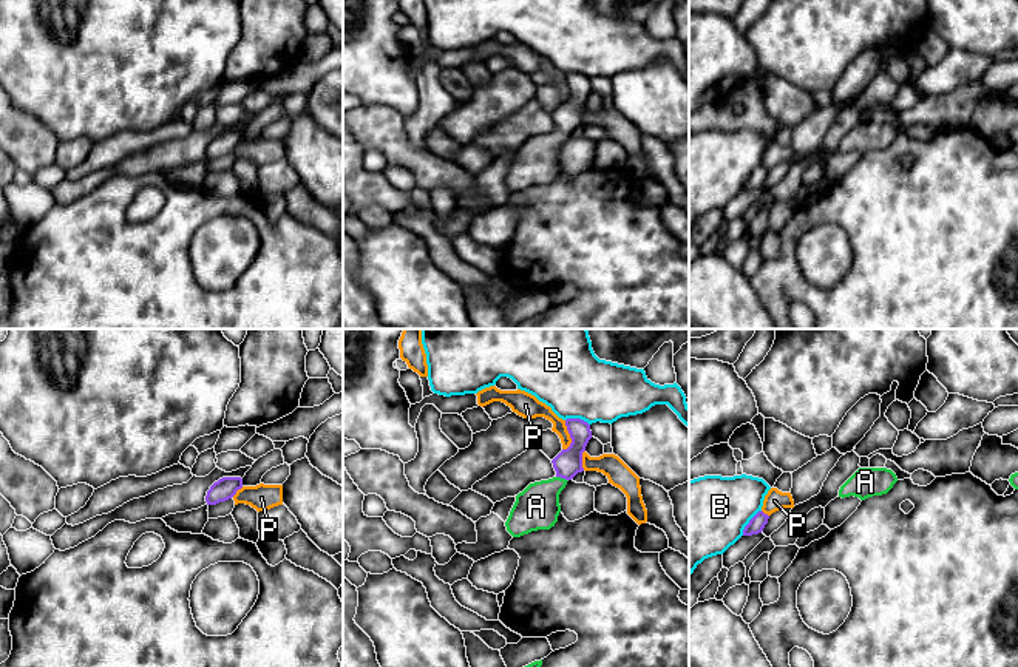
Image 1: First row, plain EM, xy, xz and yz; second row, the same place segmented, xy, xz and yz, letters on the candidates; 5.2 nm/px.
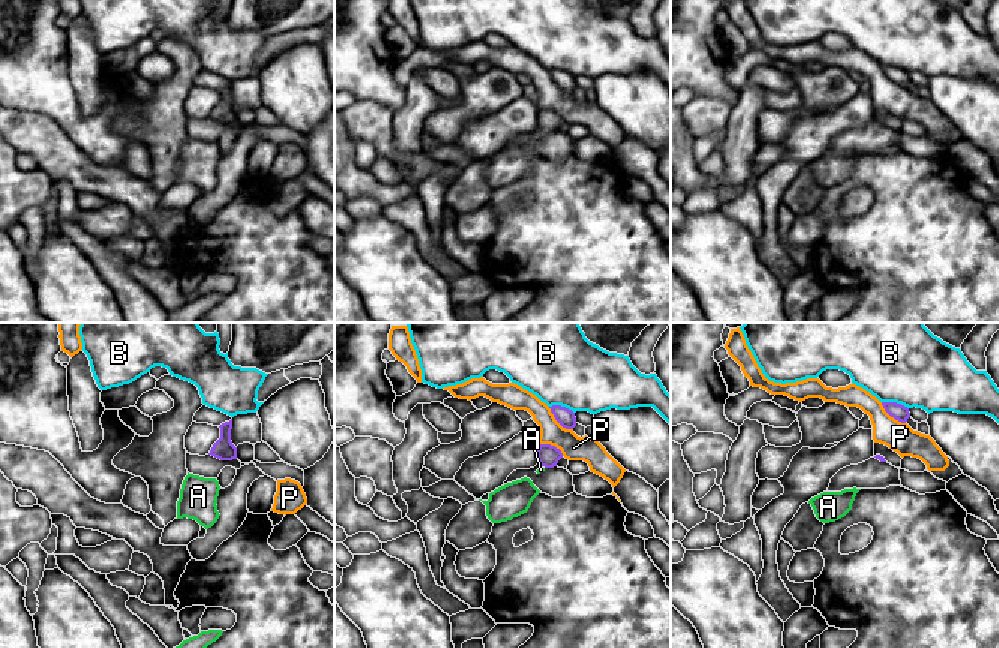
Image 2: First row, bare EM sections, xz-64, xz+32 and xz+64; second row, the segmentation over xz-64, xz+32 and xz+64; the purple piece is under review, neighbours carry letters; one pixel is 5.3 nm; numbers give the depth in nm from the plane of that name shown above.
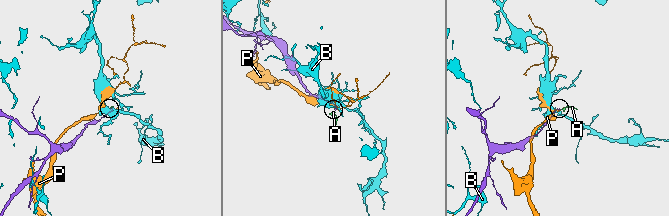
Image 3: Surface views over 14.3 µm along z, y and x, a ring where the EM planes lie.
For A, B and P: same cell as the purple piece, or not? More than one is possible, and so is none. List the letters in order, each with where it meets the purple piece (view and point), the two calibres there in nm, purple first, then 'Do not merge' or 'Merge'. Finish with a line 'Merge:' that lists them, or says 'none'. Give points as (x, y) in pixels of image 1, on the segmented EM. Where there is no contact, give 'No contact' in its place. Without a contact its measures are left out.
A: Touches purple at xz (563, 477). Thickness 150 nm (purple) against 220 nm. Merge
B: Touches purple at yz (749, 522). Thickness 90 nm (purple) against 420 nm. Do not merge
P: Touches purple at xz (570, 436). Thickness 150 nm (purple) against 110 nm. Do not merge
Merge: A

